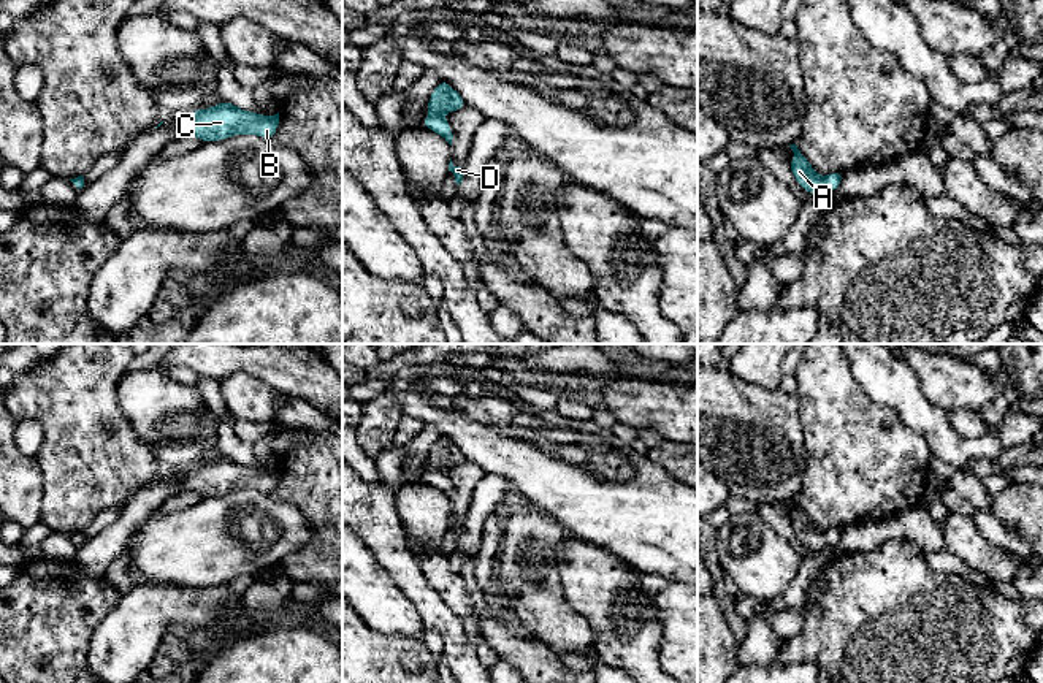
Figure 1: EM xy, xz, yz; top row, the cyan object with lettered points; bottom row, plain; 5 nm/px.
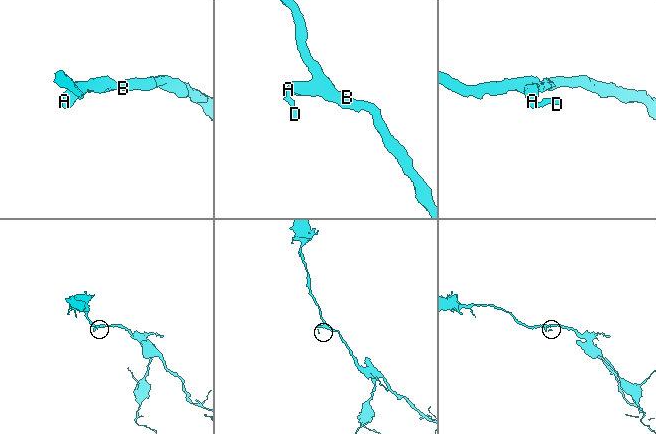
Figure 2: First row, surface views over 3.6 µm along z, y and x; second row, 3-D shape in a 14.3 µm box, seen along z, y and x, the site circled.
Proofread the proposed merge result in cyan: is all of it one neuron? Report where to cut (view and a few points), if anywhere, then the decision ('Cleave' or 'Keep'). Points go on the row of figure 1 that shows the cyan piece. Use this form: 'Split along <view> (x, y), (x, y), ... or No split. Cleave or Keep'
No split. Keep

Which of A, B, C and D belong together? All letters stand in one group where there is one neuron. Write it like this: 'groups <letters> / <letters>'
groups A B C D

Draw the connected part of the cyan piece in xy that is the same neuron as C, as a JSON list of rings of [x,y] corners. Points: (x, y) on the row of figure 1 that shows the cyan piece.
[[[222,101],[212,108],[189,113],[181,125],[181,135],[192,135],[206,141],[222,141],[233,135],[258,135],[271,139],[279,125],[279,113],[262,116],[243,111],[230,101]]]

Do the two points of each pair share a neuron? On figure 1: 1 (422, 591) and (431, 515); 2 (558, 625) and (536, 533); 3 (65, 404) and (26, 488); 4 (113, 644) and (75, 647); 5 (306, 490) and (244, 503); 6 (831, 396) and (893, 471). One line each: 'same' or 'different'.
1: different
2: same
3: different
4: different
5: different
6: same

